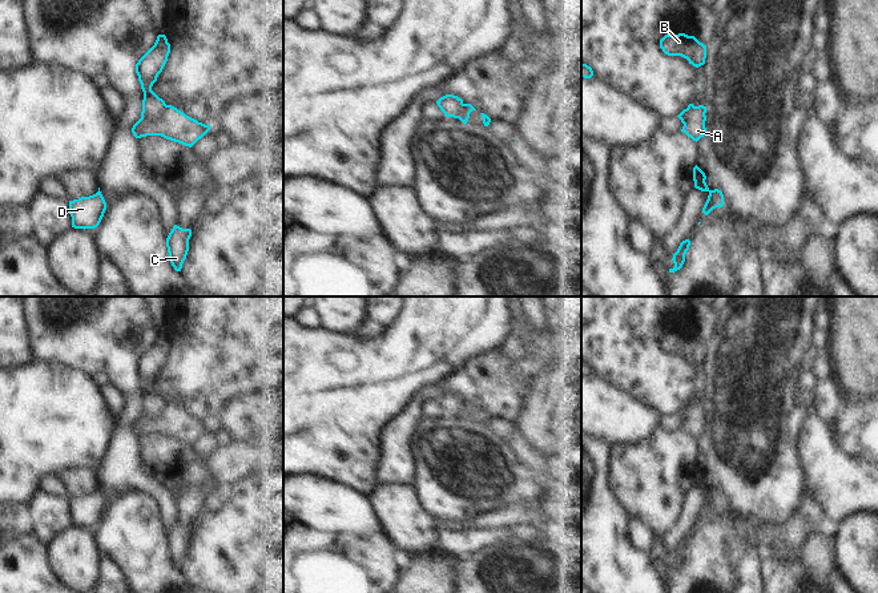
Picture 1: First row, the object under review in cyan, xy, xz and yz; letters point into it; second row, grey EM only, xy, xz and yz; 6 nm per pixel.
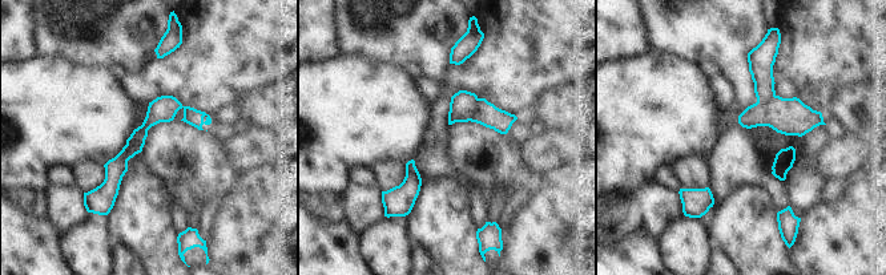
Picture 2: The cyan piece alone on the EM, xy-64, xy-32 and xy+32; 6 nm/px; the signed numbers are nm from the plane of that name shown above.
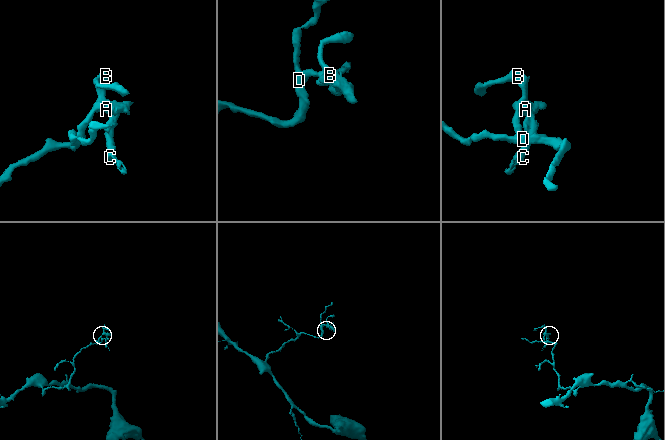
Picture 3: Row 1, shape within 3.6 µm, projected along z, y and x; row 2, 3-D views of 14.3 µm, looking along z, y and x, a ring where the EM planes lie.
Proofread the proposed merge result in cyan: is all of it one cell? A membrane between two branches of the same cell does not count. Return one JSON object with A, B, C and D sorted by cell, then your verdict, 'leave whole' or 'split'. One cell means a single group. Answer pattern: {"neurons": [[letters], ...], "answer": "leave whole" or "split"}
{"neurons": [["A", "C"], ["B", "D"]], "answer": "split"}

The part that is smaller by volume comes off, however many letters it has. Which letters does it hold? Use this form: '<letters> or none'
A, C

